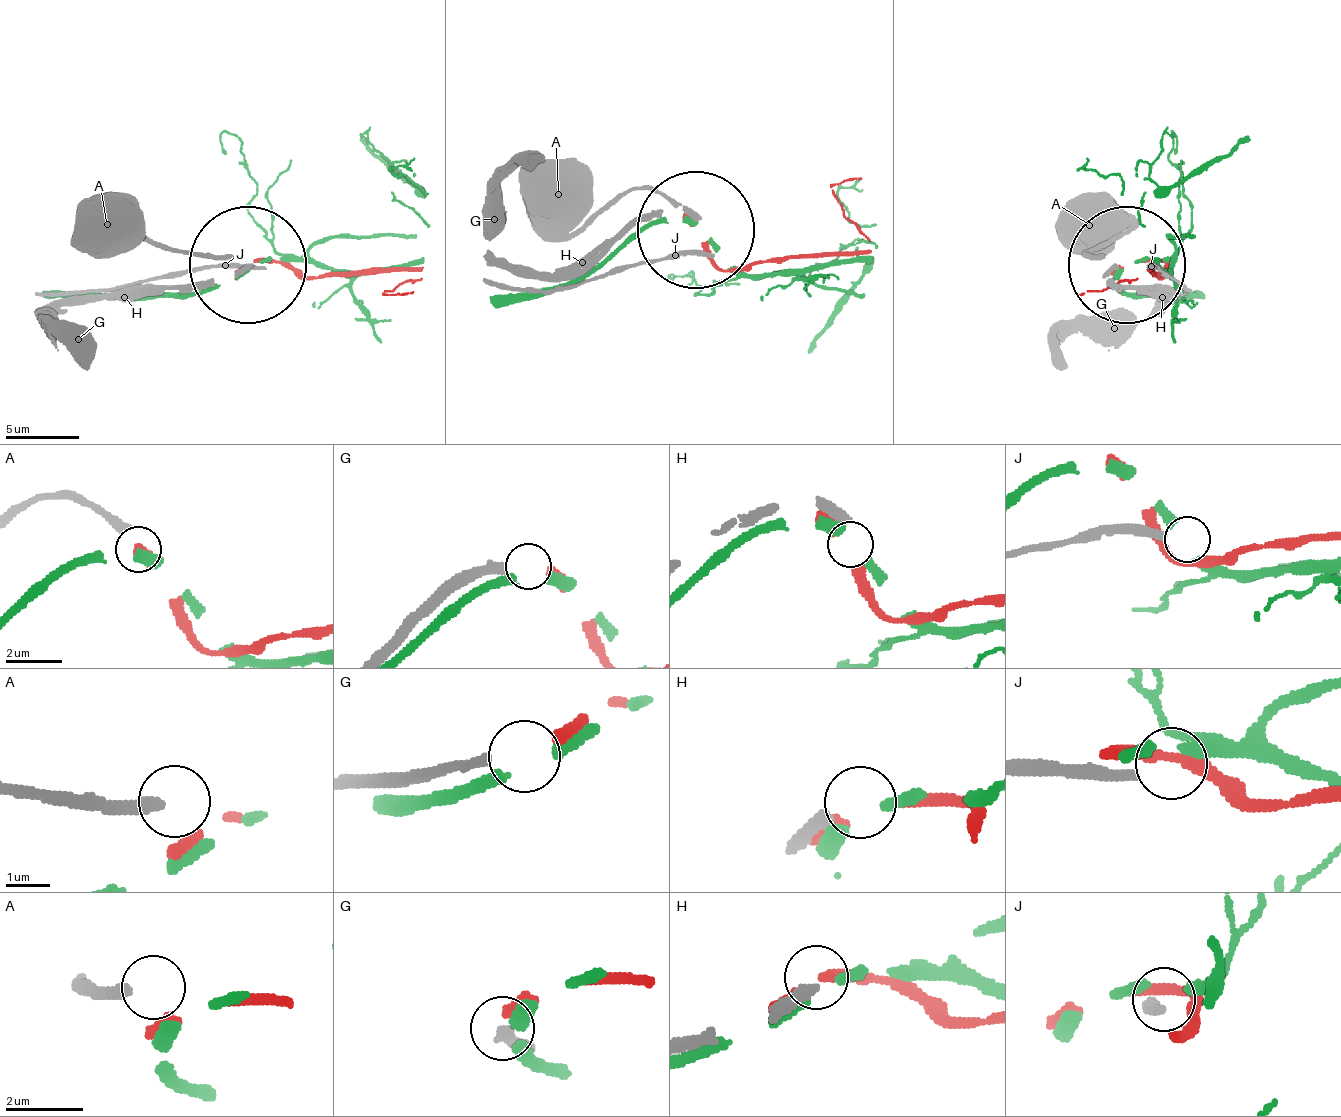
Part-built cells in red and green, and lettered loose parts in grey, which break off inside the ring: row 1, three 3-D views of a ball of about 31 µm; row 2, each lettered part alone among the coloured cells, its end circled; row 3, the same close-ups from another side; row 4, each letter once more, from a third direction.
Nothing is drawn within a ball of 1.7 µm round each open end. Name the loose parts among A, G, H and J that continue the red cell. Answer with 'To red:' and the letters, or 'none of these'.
To red: G

